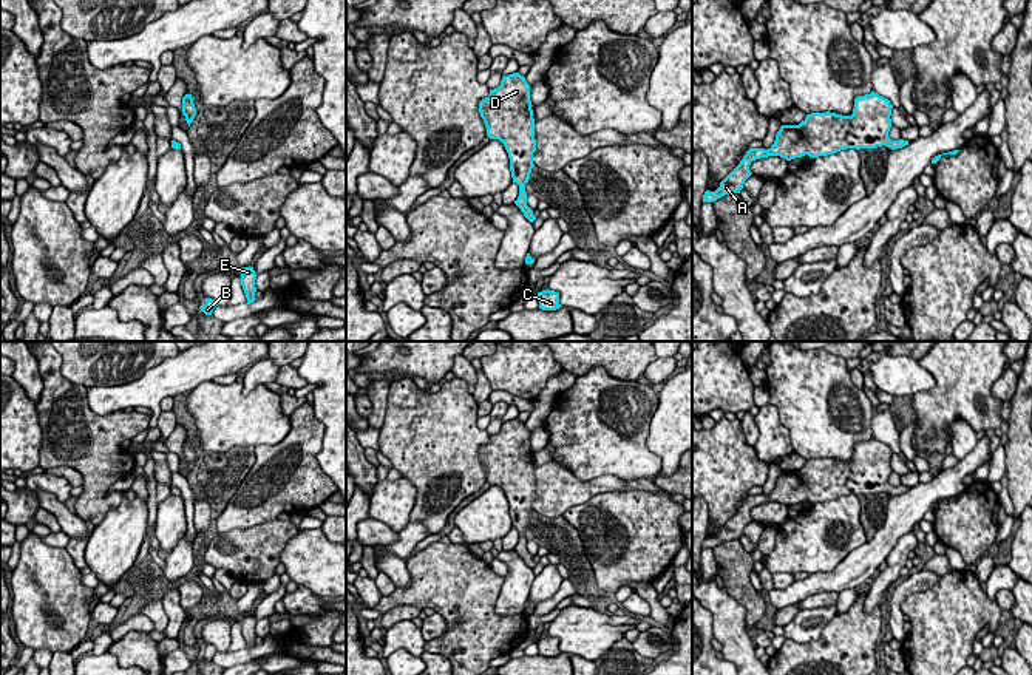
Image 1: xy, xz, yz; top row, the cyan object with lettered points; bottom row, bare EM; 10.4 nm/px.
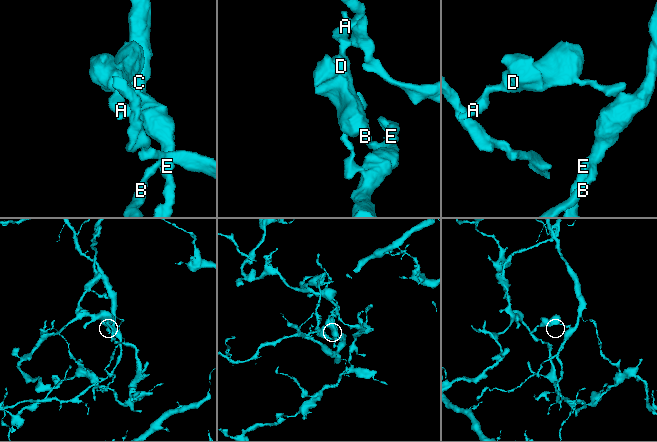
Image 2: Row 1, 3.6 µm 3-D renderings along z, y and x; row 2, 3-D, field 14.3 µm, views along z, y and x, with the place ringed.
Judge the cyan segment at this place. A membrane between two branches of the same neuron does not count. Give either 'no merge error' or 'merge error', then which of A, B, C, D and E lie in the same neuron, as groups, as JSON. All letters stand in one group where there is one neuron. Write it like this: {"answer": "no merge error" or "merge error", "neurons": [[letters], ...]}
{"answer": "merge error", "neurons": [["A", "D"], ["B", "C", "E"]]}

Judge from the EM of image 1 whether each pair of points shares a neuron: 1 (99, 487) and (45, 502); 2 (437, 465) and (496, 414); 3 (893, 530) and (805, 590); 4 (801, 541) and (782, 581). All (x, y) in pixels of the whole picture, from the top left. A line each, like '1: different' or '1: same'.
1: different
2: different
3: same
4: different

